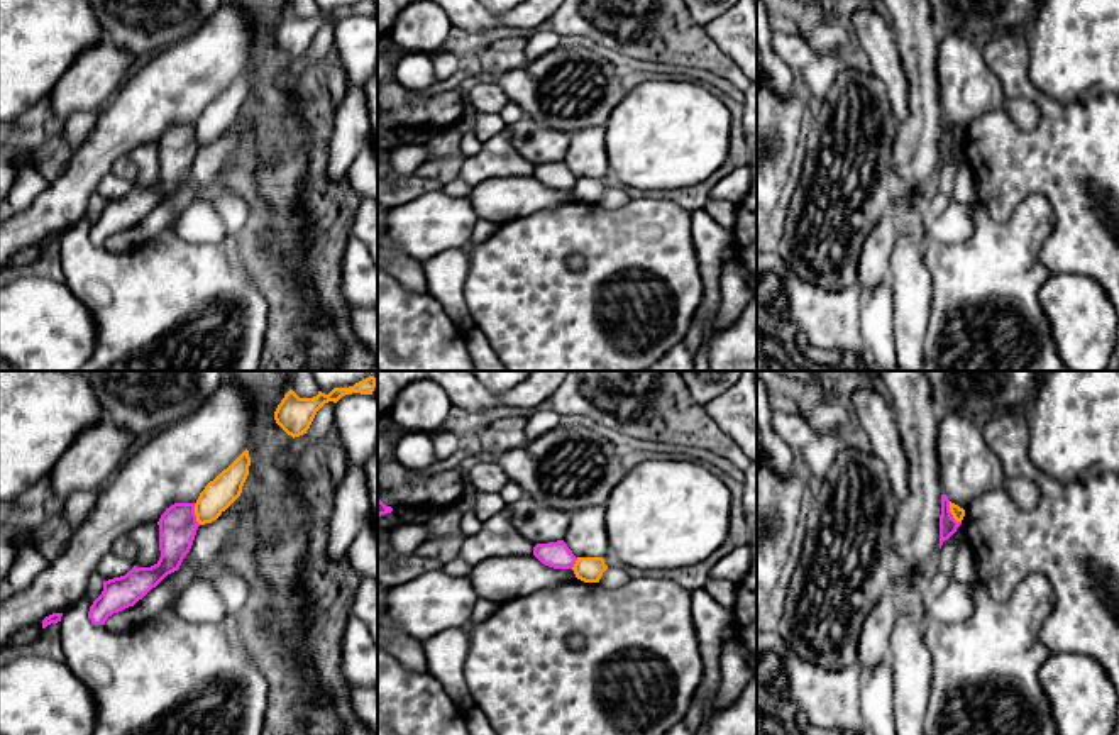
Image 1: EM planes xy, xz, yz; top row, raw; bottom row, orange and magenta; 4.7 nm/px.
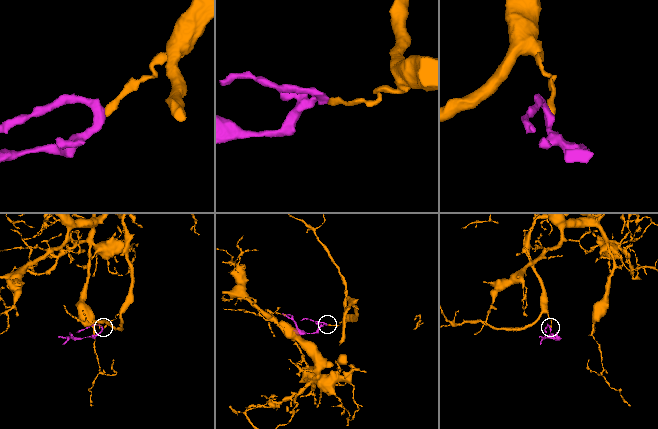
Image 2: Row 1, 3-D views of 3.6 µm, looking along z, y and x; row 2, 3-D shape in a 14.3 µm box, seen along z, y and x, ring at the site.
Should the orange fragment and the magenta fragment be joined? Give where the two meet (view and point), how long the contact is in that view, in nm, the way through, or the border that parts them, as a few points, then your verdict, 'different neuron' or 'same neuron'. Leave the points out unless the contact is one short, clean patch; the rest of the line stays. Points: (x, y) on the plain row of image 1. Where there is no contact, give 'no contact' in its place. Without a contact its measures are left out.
meets orange in yz at (952, 134); contact 120 nm long; border along yz (948, 122), (950, 134), (960, 143); different neuron

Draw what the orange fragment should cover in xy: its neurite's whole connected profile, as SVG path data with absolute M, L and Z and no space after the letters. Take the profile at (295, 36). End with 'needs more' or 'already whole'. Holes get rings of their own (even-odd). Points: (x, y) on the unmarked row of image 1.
M362 0L349 8L333 8L328 15L318 12L313 19L300 19L289 10L274 32L276 44L293 59L306 54L317 32L328 22L337 24L342 17L361 14L372 15L376 0Z | already whole

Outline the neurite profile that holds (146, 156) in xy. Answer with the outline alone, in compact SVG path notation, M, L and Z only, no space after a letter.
M142 144L141 147L134 149L127 154L137 168L139 173L134 180L134 186L137 188L151 188L157 185L161 178L159 171L159 146L157 144Z

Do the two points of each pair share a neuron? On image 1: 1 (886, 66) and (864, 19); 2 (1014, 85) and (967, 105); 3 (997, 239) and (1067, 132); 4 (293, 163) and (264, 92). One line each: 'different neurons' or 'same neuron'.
1: same neuron
2: different neurons
3: different neurons
4: same neuron

